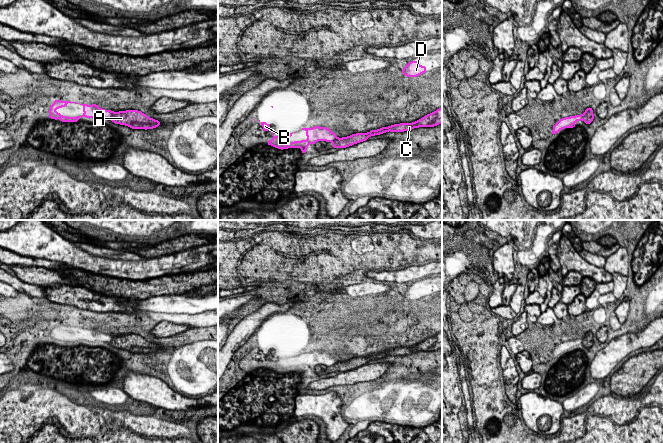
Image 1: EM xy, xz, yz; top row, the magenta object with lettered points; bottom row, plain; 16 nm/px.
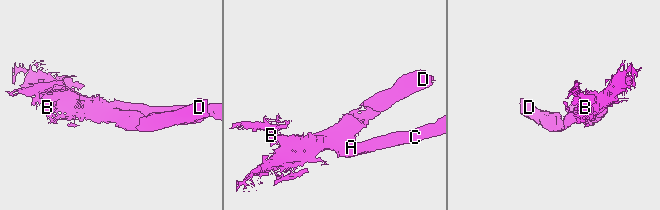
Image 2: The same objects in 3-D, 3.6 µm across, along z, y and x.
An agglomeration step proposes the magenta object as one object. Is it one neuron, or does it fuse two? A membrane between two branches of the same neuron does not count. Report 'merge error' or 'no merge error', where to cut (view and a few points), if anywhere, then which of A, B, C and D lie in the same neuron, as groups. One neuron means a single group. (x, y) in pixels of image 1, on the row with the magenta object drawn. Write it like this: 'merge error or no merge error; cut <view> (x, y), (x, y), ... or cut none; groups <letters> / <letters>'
merge error; cut yz (585, 112), (582, 119); groups A C / B D

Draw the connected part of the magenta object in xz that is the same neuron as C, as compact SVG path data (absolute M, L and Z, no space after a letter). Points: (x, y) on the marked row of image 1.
M442 108L425 115L421 119L412 123L394 124L388 127L382 127L378 130L371 130L368 133L356 133L347 137L337 138L332 141L333 148L346 148L354 144L368 140L370 136L380 135L388 131L404 132L419 127L434 127L442 123Z

